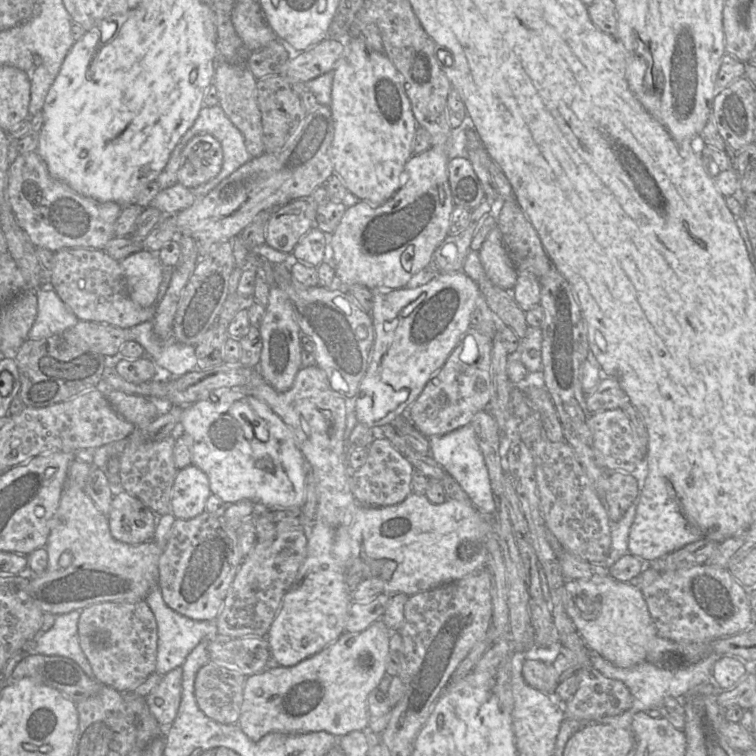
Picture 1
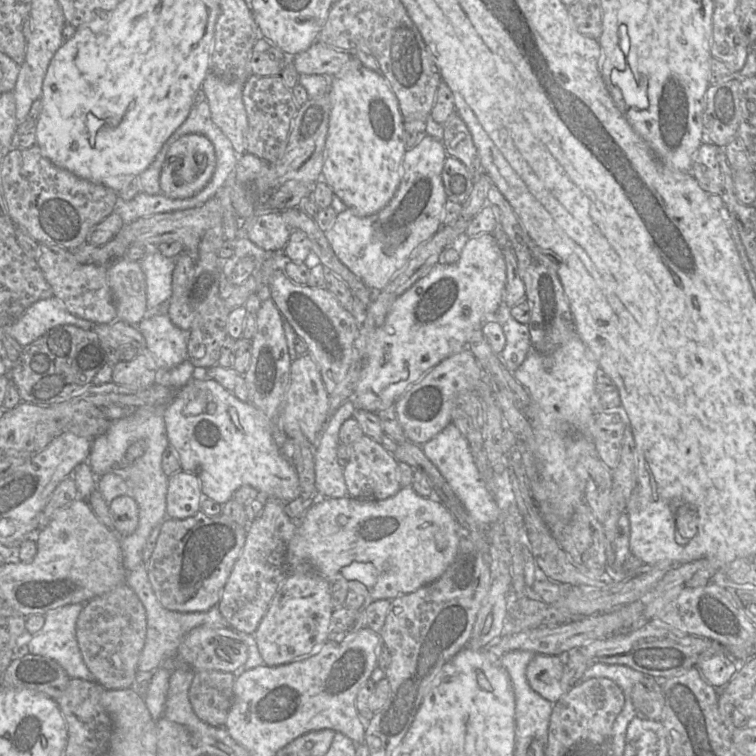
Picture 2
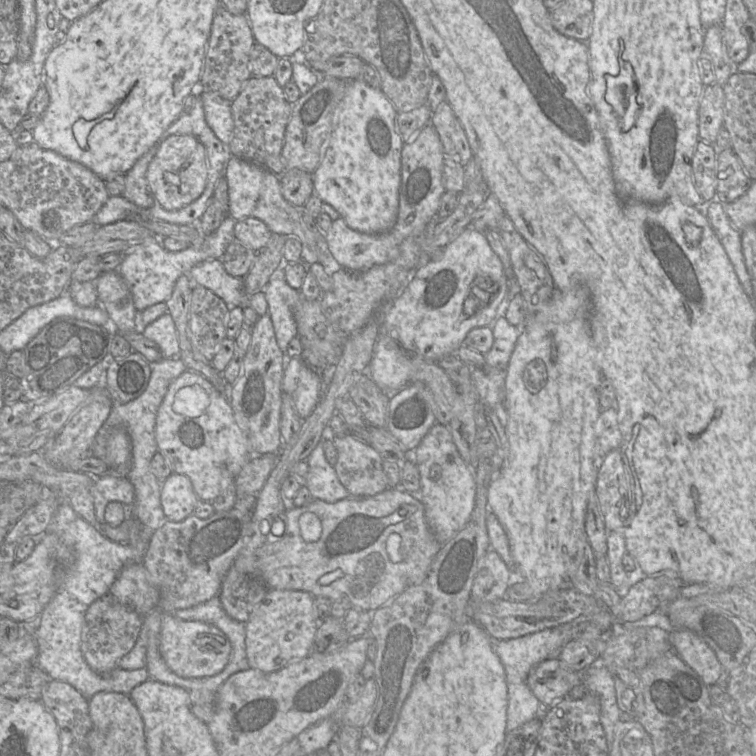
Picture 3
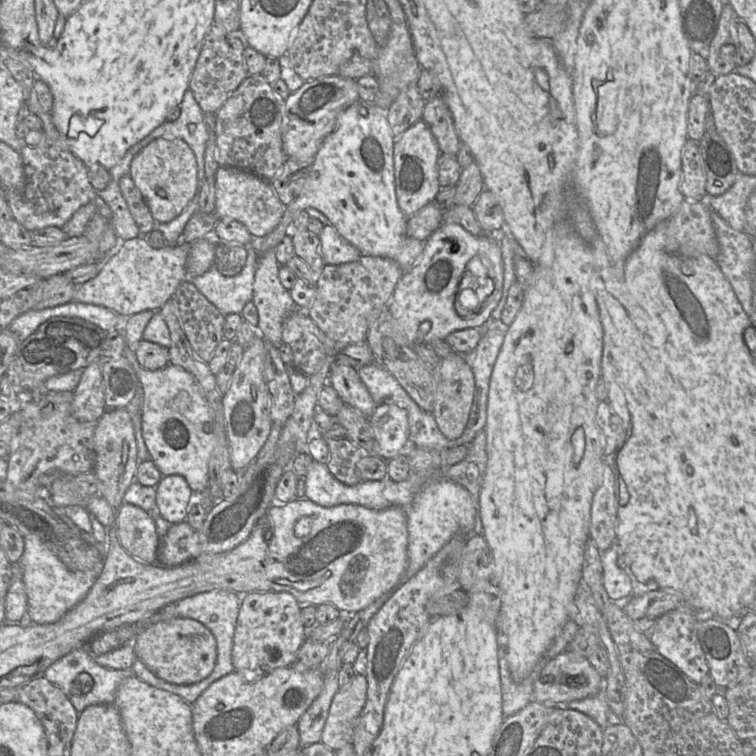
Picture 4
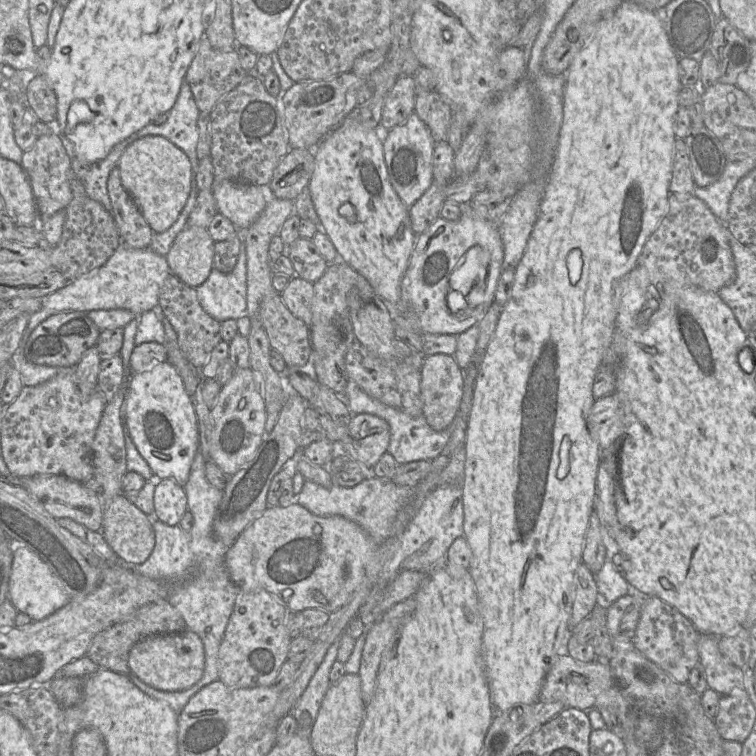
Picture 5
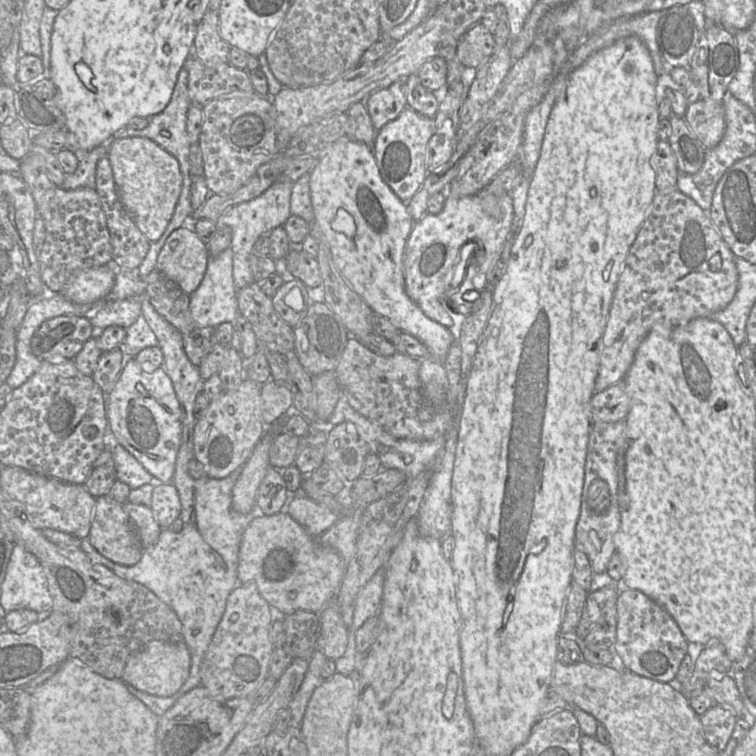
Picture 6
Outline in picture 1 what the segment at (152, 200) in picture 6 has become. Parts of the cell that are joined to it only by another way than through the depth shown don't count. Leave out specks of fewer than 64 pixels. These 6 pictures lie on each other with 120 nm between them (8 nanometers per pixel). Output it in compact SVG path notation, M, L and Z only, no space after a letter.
M198 134L188 141L181 153L177 182L188 188L204 184L220 172L222 161L219 141L210 134Z

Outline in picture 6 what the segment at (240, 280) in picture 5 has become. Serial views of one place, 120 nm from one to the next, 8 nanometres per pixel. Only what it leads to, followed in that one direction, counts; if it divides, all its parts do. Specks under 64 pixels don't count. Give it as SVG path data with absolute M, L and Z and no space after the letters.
M229 247L217 256L208 257L207 268L198 288L188 294L191 317L199 327L217 327L222 323L234 323L239 315L237 289L233 280L233 252Z

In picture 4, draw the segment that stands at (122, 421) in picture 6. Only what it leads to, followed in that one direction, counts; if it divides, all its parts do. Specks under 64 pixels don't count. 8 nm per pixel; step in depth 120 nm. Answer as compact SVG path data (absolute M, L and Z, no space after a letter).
M169 363L158 370L138 373L143 388L142 435L162 476L182 475L194 493L208 487L208 462L218 445L214 413L195 378L182 367Z

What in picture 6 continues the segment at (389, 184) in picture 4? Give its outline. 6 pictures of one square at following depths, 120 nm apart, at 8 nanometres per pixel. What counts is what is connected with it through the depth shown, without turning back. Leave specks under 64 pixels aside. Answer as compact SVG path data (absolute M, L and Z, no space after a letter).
M349 137L333 143L316 159L310 172L310 194L315 222L328 243L334 265L342 277L375 315L388 318L401 332L416 337L427 347L430 354L428 357L444 363L454 341L452 331L428 318L405 291L405 247L414 220L408 212L406 202L401 201L382 179L372 148Z

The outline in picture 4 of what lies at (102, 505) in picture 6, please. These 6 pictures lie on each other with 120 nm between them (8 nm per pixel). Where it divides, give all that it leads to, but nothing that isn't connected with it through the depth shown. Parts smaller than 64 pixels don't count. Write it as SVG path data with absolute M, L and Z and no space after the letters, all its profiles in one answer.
M122 503L116 512L116 530L121 546L143 563L157 563L159 537L153 518L144 509Z

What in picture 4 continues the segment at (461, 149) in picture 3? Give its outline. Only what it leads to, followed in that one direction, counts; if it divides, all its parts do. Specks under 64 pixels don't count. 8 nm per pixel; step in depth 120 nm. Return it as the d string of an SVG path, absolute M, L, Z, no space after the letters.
M441 95L426 100L422 119L430 127L440 152L456 156L462 143L452 114Z

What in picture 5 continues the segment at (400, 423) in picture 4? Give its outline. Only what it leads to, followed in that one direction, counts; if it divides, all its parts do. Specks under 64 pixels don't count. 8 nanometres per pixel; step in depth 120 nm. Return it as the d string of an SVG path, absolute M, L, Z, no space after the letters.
M372 414L353 415L348 434L341 441L345 452L369 468L387 452L390 442L388 423Z

